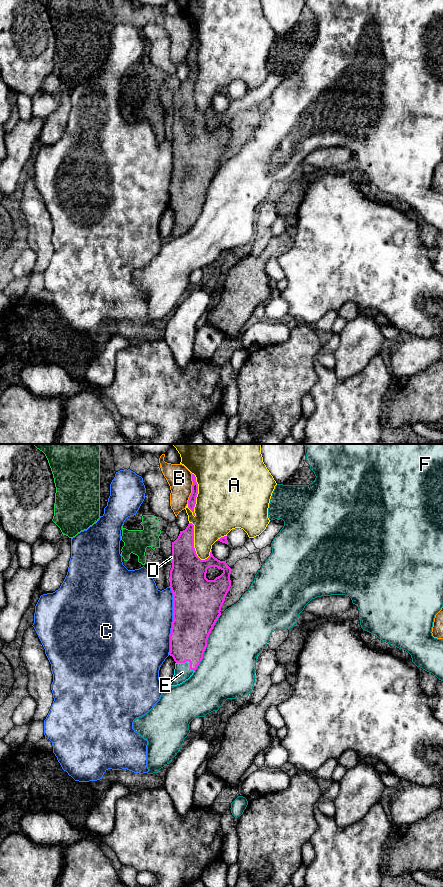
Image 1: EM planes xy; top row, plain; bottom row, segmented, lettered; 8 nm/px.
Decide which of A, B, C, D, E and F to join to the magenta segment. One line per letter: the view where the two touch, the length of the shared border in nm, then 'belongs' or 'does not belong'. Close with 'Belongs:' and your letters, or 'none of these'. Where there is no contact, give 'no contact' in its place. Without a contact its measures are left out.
A: meets magenta in xy; contact 360 nm long; does not belong
B: meets magenta in xy; contact 260 nm long; does not belong
C: meets magenta in xy; contact 550 nm long; does not belong
D: meets magenta in xy; contact 50 nm long; does not belong
E: meets magenta in xy; contact 170 nm long; belongs
F: meets magenta in xy; contact 500 nm long; does not belong
Belongs: E

